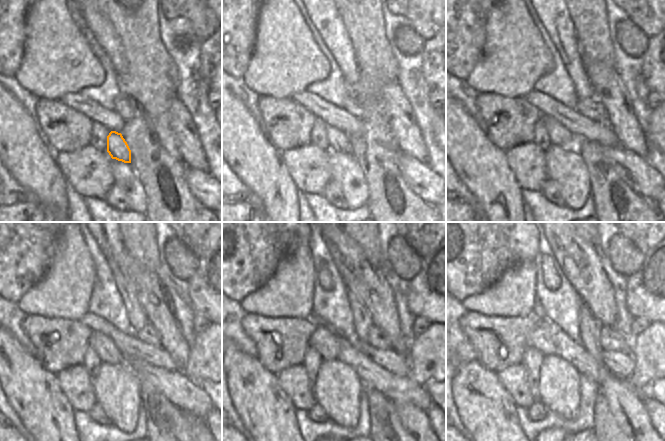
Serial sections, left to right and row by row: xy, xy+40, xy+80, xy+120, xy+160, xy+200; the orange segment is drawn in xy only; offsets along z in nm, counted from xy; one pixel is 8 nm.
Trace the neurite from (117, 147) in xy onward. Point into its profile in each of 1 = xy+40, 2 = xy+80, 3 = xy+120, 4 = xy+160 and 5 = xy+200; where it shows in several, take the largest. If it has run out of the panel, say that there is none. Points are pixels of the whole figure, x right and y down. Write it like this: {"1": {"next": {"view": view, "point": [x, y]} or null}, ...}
{"1": {"next": {"view": "xy+40", "point": [338, 140]}}, "2": {"next": {"view": "xy+80", "point": [559, 135]}}, "3": {"next": {"view": "xy+120", "point": [105, 348]}}, "4": {"next": {"view": "xy+160", "point": [324, 339]}}, "5": {"next": {"view": "xy+200", "point": [541, 338]}}}

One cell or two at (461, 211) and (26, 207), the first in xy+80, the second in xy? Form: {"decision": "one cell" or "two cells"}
{"decision": "one cell"}

